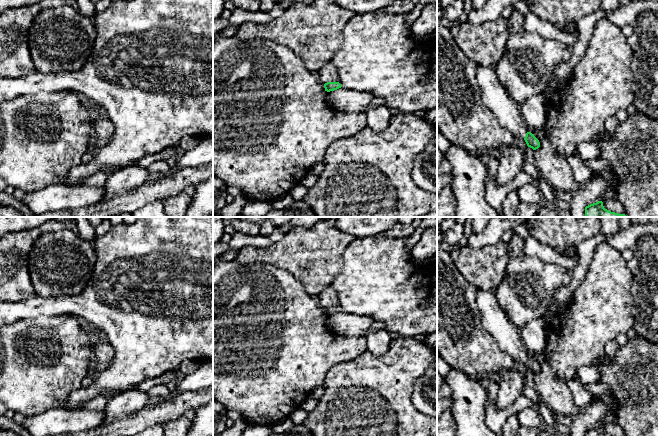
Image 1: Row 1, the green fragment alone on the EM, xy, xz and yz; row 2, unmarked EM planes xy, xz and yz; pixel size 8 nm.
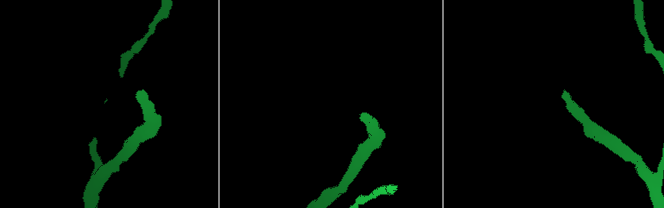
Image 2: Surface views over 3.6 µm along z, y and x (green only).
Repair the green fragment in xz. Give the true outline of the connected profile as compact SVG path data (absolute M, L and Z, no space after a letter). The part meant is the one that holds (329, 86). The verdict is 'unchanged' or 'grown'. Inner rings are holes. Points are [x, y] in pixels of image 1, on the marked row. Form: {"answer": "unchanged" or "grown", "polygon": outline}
{"answer": "grown", "polygon": "M332 61L325 63L317 72L317 78L324 85L325 91L330 92L341 88L337 68Z"}

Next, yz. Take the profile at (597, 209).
{"answer": "unchanged", "polygon": "M598 201L585 207L586 217L627 217L625 214L611 212L604 208L603 202Z"}

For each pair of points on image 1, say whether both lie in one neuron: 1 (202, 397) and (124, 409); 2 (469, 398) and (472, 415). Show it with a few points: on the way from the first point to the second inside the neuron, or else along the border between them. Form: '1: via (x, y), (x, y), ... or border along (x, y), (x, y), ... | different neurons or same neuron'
1: border along (145, 405), (123, 417) | different neurons
2: via (471, 402), (471, 411) | same neuron

